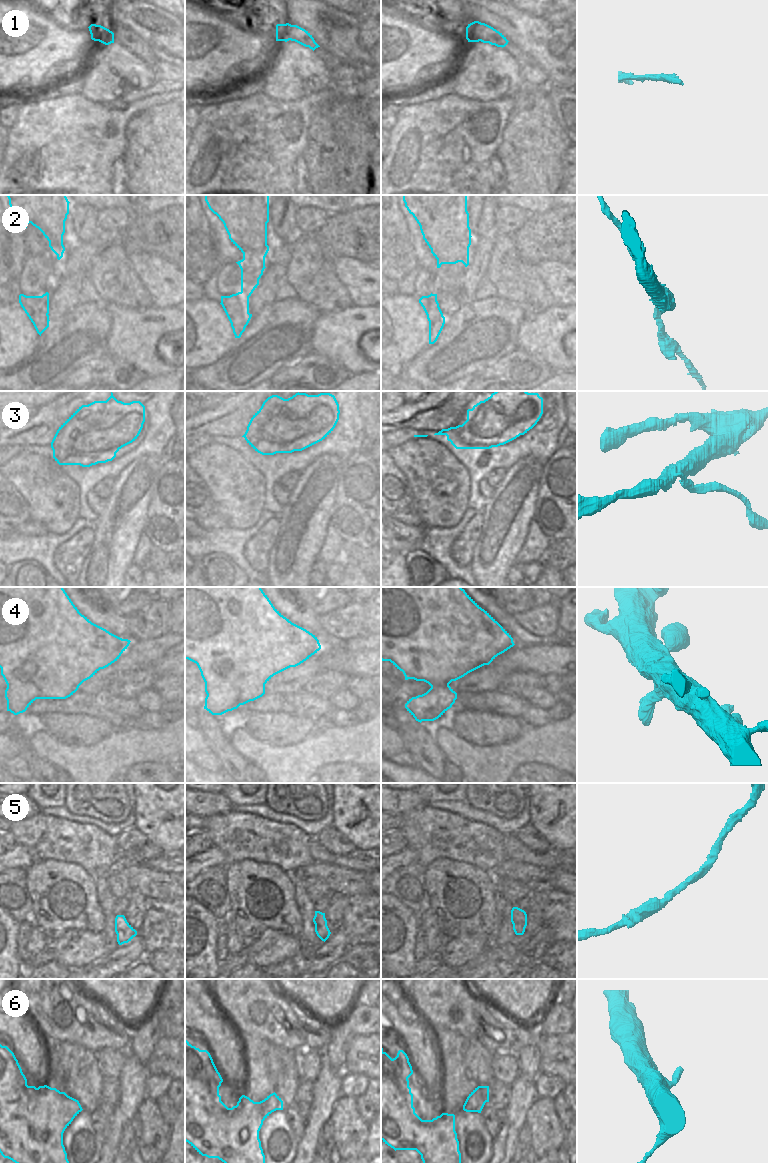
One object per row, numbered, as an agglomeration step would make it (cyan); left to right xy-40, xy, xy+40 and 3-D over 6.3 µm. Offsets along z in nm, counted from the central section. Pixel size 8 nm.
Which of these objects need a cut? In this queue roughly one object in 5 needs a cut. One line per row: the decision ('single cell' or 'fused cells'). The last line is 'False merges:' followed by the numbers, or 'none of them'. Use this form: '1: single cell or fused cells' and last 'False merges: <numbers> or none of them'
1: fused cells
2: fused cells
3: single cell
4: single cell
5: single cell
6: single cell
False merges: 1, 2

